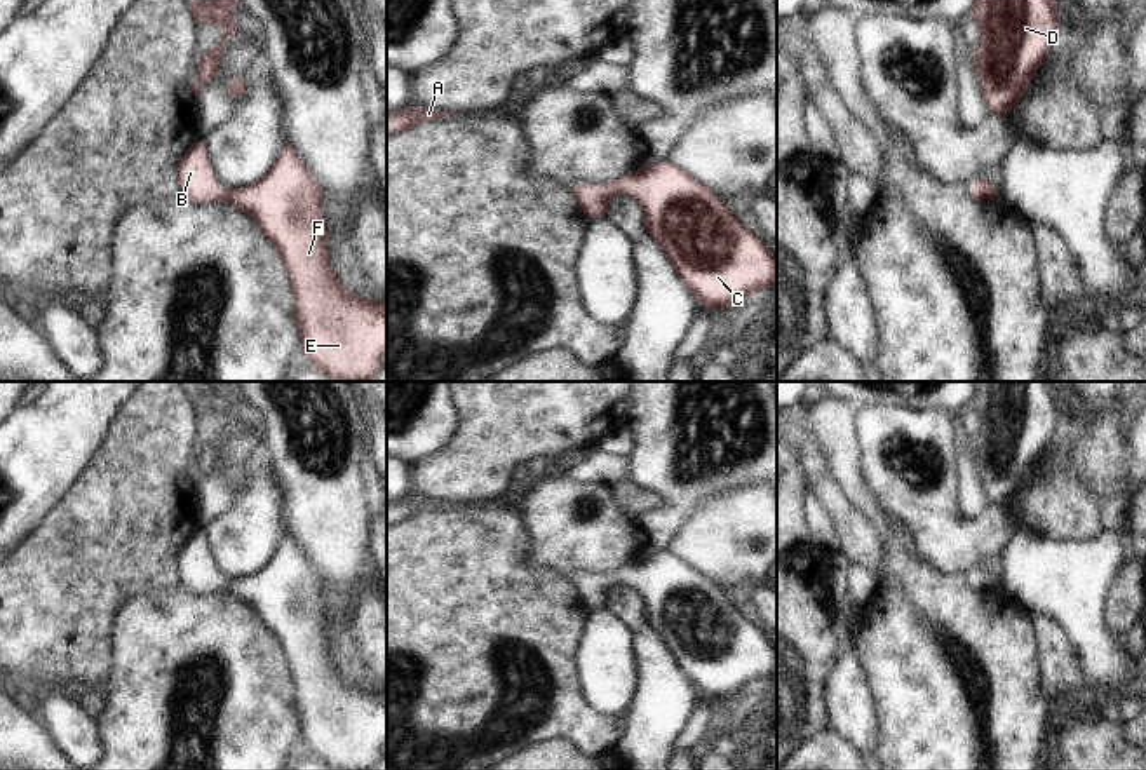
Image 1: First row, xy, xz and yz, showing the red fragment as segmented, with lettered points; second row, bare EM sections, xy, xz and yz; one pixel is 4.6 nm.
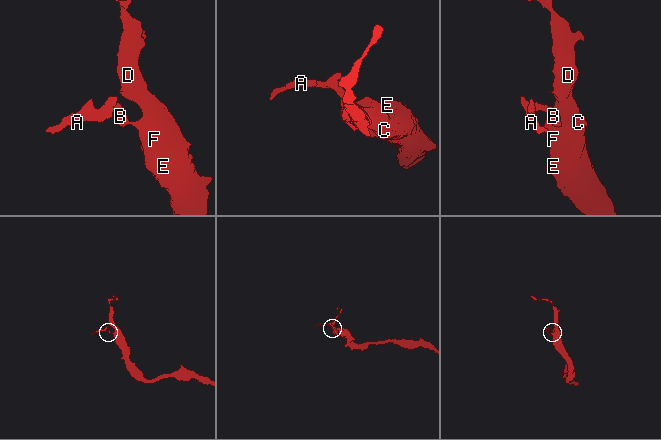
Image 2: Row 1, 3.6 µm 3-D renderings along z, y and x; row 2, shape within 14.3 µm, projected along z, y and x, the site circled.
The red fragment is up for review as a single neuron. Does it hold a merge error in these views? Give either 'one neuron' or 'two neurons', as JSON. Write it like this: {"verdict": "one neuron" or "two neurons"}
{"verdict": "one neuron"}

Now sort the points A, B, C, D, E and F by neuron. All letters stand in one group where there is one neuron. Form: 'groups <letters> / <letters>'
groups A B C D E F

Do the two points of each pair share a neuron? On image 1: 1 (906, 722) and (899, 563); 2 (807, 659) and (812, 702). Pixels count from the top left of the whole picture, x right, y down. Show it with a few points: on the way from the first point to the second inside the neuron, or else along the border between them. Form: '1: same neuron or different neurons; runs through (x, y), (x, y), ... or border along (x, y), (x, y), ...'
1: same neuron; runs through (906, 682), (906, 603)
2: same neuron; runs through (807, 669), (808, 692)

